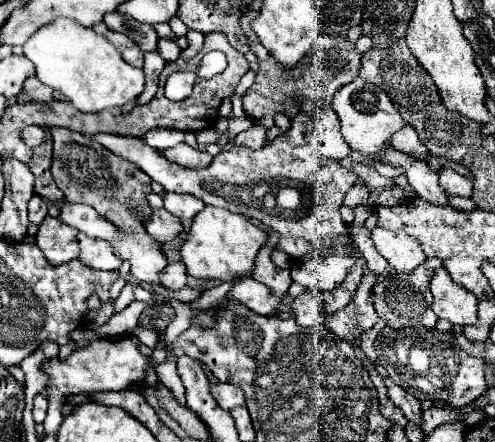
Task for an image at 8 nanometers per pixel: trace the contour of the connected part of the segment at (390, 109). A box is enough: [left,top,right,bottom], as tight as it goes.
[331,78,407,162]

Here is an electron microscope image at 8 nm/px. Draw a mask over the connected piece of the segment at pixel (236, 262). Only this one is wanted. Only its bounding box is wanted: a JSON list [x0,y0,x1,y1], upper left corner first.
[181,206,267,282]

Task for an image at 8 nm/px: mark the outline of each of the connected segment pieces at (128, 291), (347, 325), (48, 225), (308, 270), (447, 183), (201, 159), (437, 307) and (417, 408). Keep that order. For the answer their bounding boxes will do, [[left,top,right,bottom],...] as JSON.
[[115,284,135,312],[323,272,389,346],[37,216,79,266],[291,256,355,290],[439,168,473,198],[162,144,213,170],[431,268,477,326],[385,378,423,424]]

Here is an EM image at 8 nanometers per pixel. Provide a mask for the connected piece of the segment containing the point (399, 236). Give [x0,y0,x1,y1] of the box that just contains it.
[371,228,427,272]

